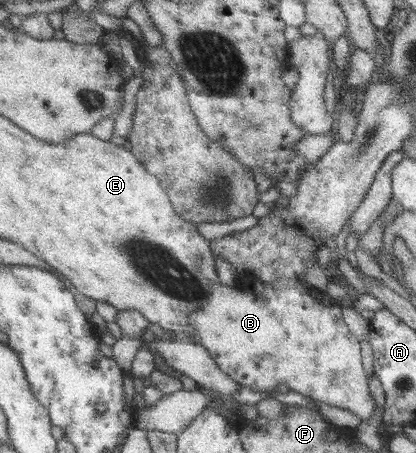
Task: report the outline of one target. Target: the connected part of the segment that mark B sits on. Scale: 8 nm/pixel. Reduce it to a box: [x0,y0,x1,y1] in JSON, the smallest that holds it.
[190,277,376,422]

